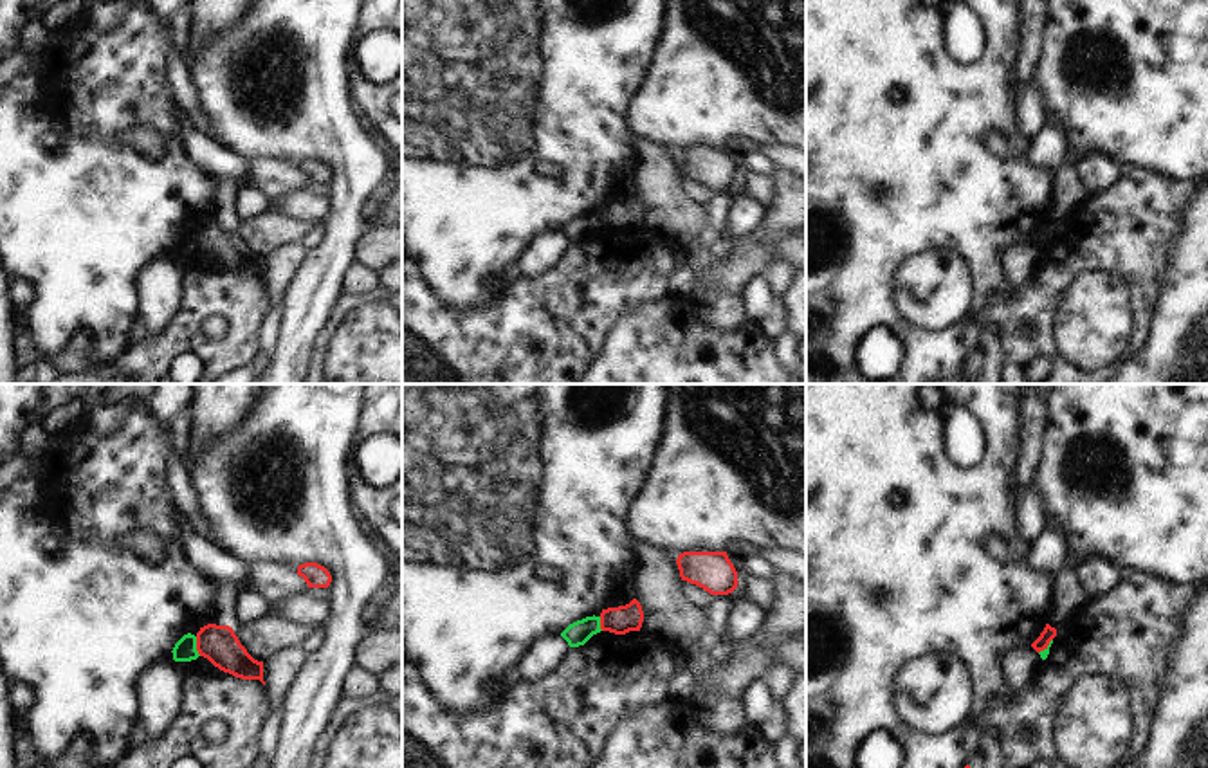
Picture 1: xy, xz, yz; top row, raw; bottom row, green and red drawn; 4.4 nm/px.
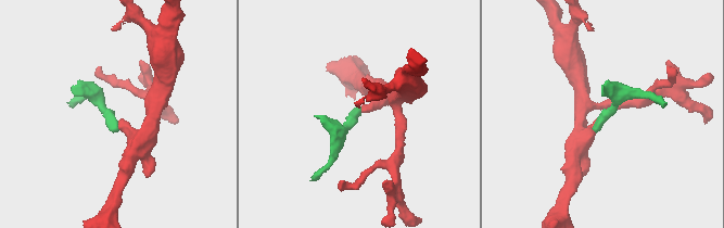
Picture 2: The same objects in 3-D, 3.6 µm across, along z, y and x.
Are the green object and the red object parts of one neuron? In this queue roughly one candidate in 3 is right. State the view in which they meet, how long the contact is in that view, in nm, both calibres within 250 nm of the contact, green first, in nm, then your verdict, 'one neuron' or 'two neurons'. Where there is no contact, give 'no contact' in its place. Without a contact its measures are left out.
xy | 90 nm | 100/170 nm | two neurons

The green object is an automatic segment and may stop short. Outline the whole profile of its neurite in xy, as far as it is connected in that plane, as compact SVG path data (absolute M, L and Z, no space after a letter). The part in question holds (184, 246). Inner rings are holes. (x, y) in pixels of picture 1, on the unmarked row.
M188 229L184 231L173 243L173 256L175 258L191 258L197 256L200 251L197 247L197 233Z

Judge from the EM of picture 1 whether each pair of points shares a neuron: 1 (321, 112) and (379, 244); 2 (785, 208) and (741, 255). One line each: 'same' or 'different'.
1: different
2: same

